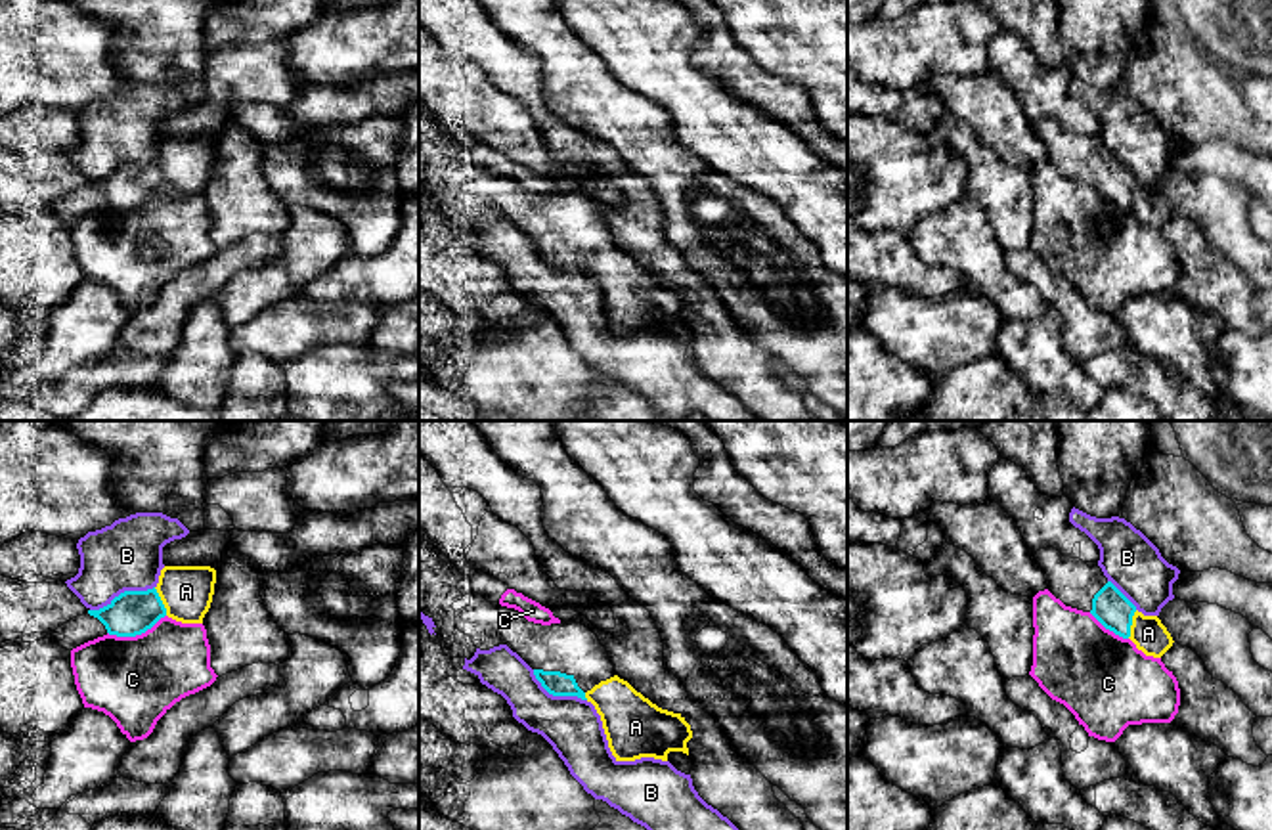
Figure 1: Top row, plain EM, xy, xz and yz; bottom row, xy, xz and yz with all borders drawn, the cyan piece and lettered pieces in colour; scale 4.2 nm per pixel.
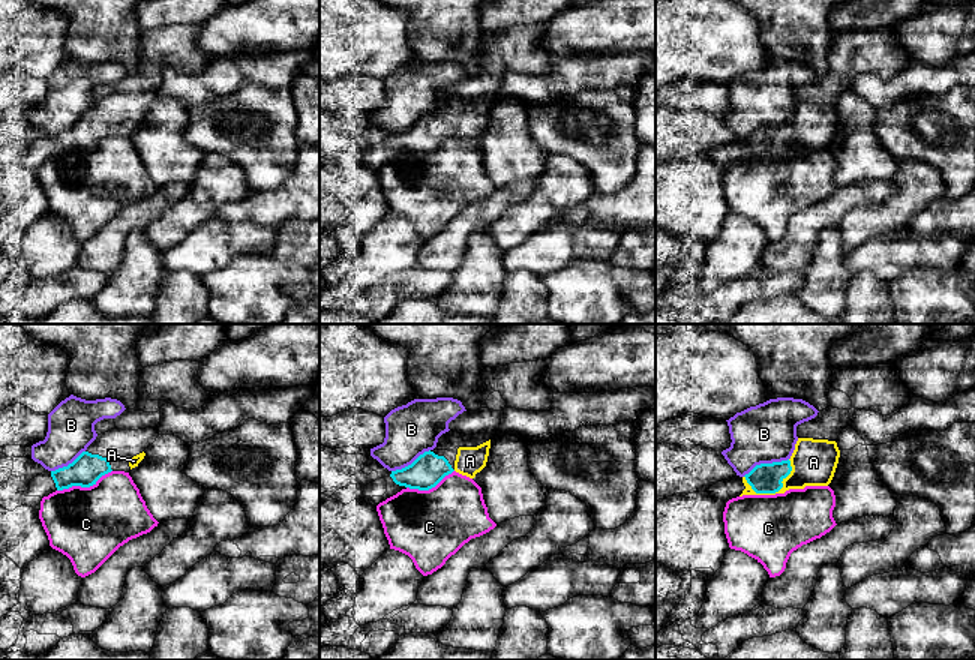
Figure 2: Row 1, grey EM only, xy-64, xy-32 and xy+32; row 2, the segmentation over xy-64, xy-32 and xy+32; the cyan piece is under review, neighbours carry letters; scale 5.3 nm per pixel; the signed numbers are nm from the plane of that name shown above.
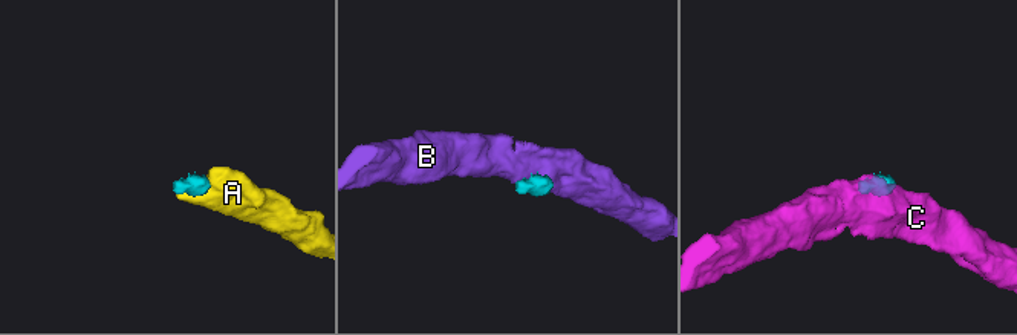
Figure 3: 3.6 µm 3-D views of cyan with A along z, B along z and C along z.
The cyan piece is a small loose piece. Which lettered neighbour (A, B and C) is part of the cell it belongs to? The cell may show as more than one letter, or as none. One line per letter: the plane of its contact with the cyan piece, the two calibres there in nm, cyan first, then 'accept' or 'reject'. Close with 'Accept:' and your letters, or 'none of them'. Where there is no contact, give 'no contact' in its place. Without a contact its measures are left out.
A: xy | 190/220 nm | accept
B: xy | 190/300 nm | reject
C: xy | 190/360 nm | reject
Accept: A

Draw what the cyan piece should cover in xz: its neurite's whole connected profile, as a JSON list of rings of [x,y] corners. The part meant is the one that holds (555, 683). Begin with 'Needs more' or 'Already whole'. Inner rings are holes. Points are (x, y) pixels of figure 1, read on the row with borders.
Needs more. [[[534,669],[536,679],[553,696],[578,696],[601,715],[608,748],[616,761],[654,757],[668,761],[669,752],[689,755],[691,725],[681,713],[658,708],[618,675],[583,692],[574,675]]]

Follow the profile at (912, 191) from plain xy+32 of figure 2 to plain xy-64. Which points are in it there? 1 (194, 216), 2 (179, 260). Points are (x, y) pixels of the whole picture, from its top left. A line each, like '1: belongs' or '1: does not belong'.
1: belongs
2: does not belong

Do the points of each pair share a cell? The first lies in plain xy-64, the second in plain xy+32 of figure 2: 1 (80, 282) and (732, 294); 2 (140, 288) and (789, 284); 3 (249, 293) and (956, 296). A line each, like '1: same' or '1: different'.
1: same
2: different
3: same

